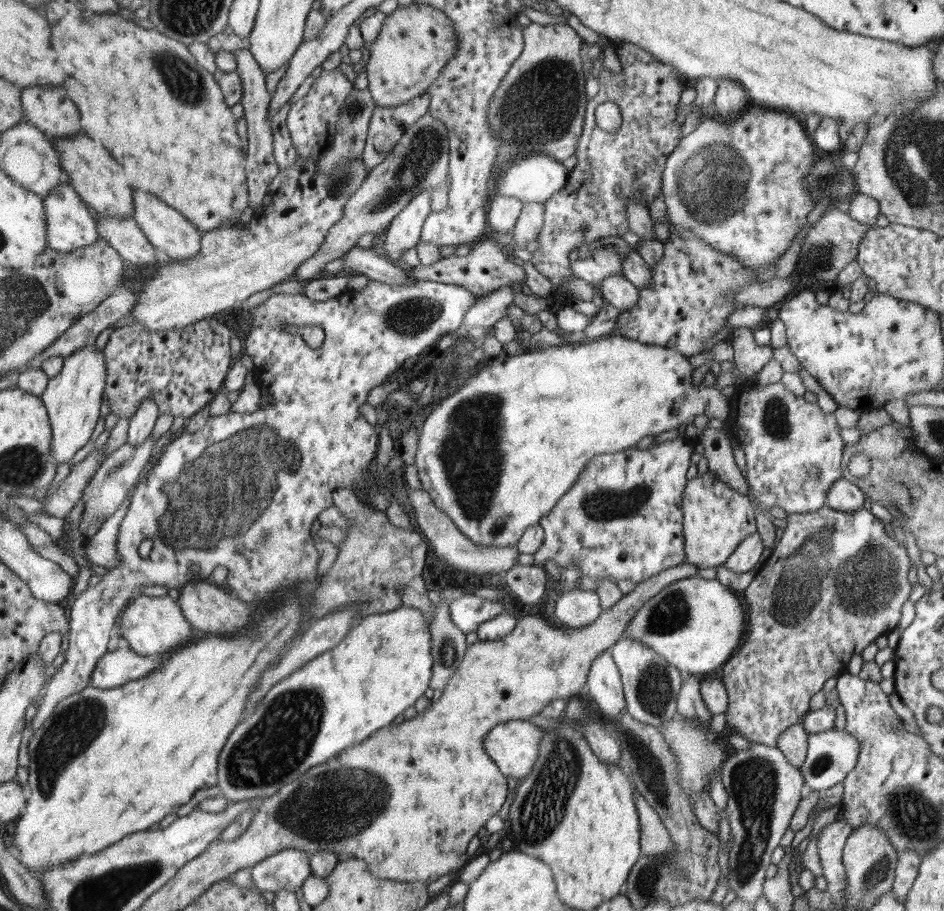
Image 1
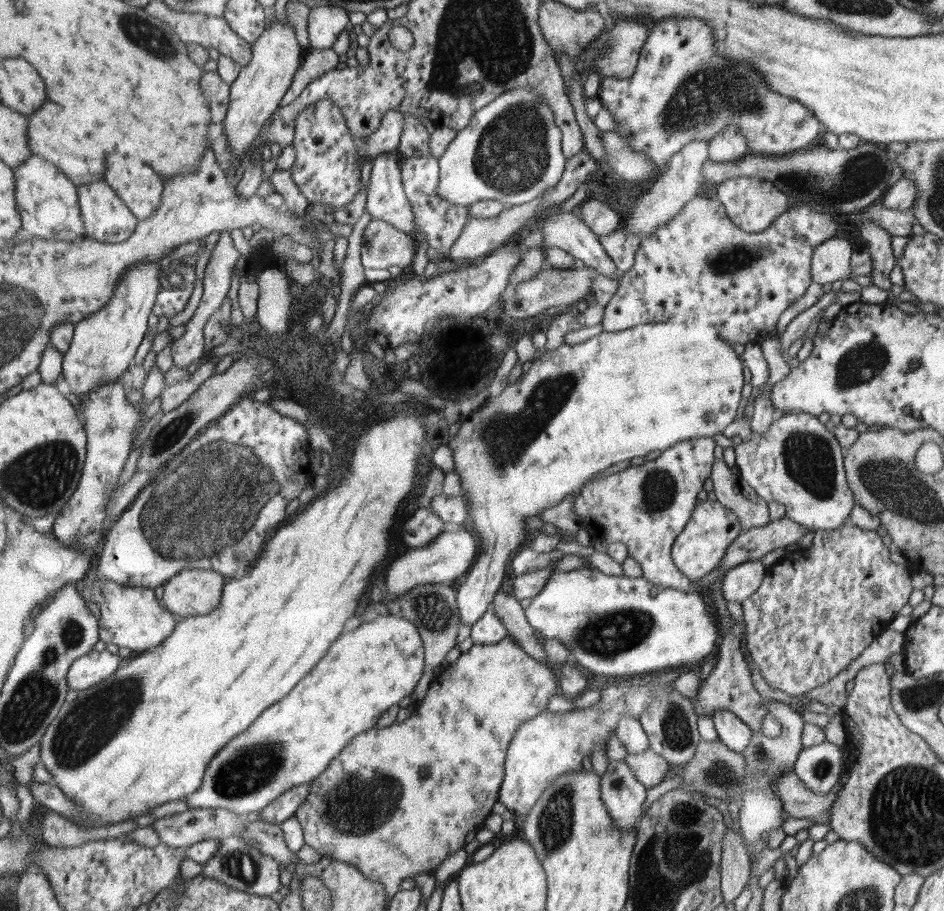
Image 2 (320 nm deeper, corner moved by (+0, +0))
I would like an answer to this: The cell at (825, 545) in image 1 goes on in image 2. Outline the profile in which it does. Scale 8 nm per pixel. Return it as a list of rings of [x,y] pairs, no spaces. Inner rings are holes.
[[[847,521],[842,527],[833,531],[815,531],[812,544],[812,547],[802,548],[796,546],[790,549],[781,562],[768,566],[762,585],[752,594],[752,597],[741,604],[748,630],[748,633],[746,633],[746,648],[748,648],[748,652],[752,656],[752,662],[756,662],[758,668],[762,671],[762,676],[764,676],[770,687],[774,688],[774,690],[782,690],[789,696],[807,694],[810,690],[826,684],[829,680],[832,680],[832,677],[838,676],[842,671],[849,668],[857,659],[857,656],[860,656],[862,651],[866,650],[878,635],[881,635],[889,628],[890,622],[897,616],[900,608],[908,604],[908,597],[910,597],[914,589],[911,580],[912,573],[907,566],[898,565],[890,559],[892,549],[884,544],[882,531],[880,530],[862,530]]]

